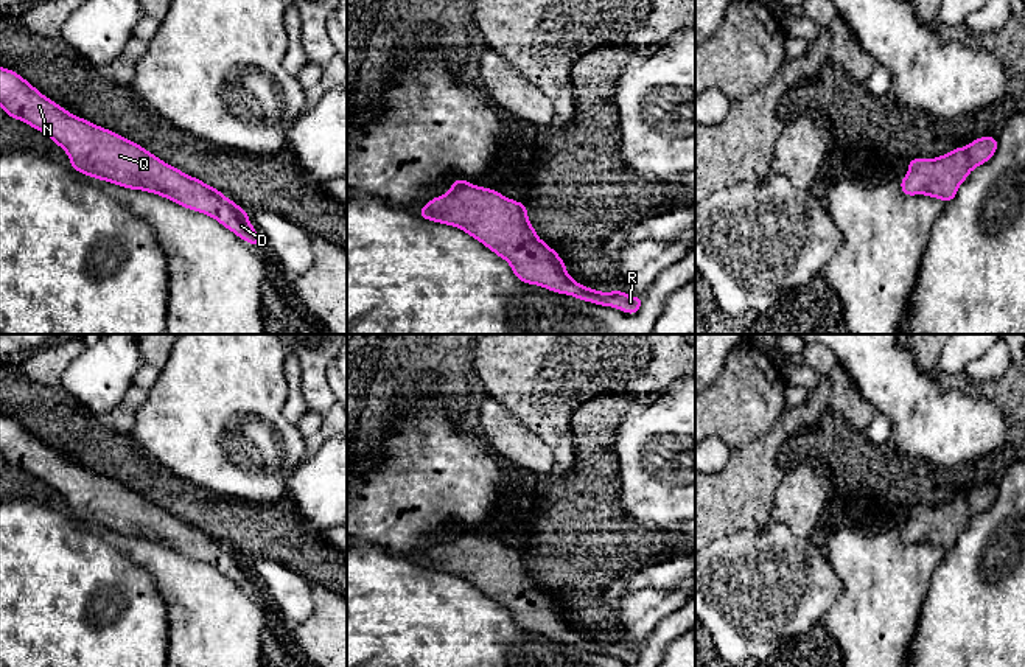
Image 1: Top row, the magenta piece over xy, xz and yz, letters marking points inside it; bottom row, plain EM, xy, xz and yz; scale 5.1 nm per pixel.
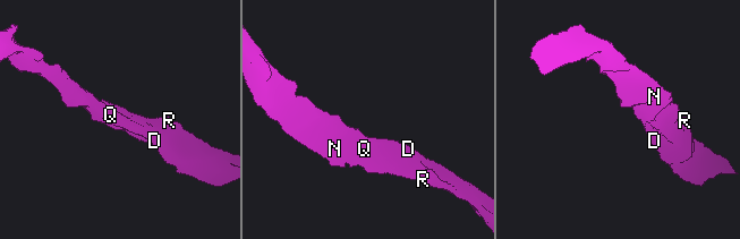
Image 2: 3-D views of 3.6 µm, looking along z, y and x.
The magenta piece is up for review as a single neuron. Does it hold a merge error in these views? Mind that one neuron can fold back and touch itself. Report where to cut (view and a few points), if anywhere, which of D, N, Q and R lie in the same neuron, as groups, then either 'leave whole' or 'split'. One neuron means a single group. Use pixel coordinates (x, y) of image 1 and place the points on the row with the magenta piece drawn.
no cut; D N Q R; leave whole

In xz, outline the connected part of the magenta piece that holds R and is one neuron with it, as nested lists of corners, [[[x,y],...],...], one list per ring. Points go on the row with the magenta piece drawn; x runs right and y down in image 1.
[[[456,179],[450,191],[426,202],[418,216],[464,230],[504,258],[515,277],[527,285],[613,306],[627,314],[639,313],[642,295],[631,297],[621,289],[600,292],[569,277],[568,264],[560,260],[558,252],[537,236],[527,207],[499,191]]]

